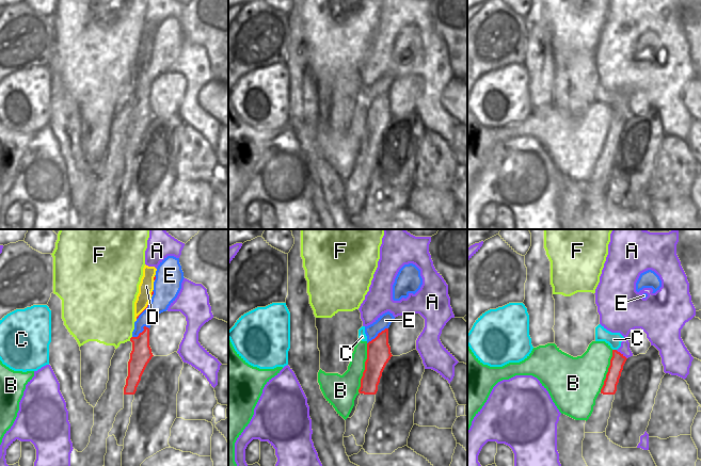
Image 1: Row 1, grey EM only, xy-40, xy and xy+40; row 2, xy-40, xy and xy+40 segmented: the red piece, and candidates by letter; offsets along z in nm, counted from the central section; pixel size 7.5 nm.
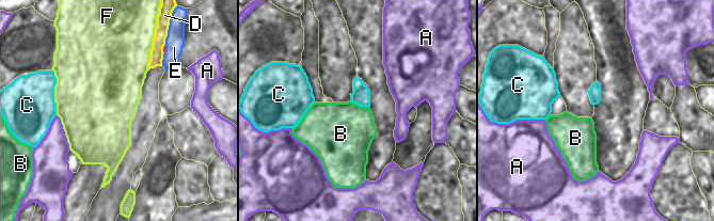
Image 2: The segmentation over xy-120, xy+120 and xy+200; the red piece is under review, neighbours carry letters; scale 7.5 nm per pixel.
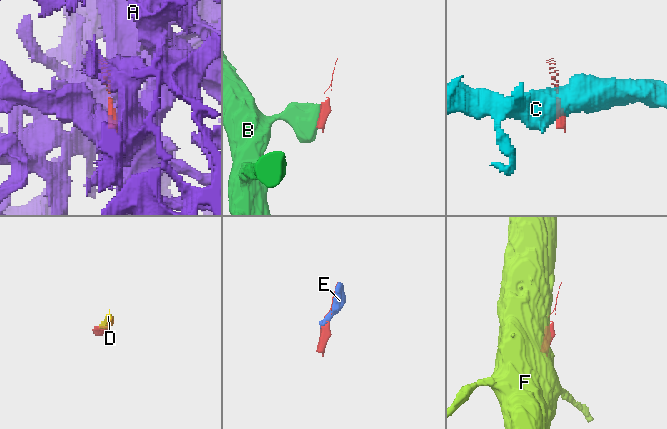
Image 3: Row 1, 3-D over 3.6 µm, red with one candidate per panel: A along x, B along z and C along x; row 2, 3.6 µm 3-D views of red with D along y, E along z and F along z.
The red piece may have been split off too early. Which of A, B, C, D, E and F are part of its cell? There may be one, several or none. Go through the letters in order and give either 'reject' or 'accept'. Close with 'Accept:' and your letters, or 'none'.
A: reject
B: reject
C: reject
D: accept
E: reject
F: reject
Accept: D

